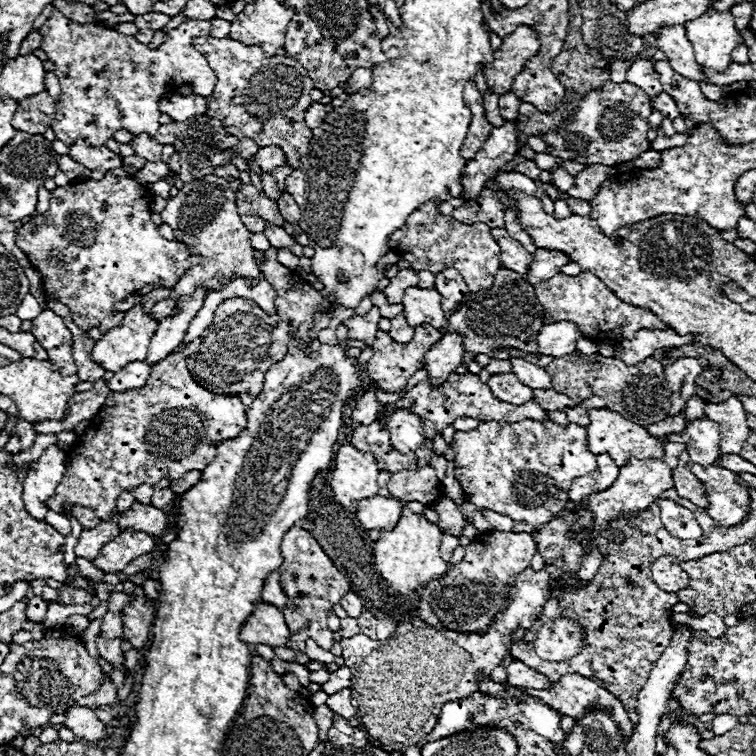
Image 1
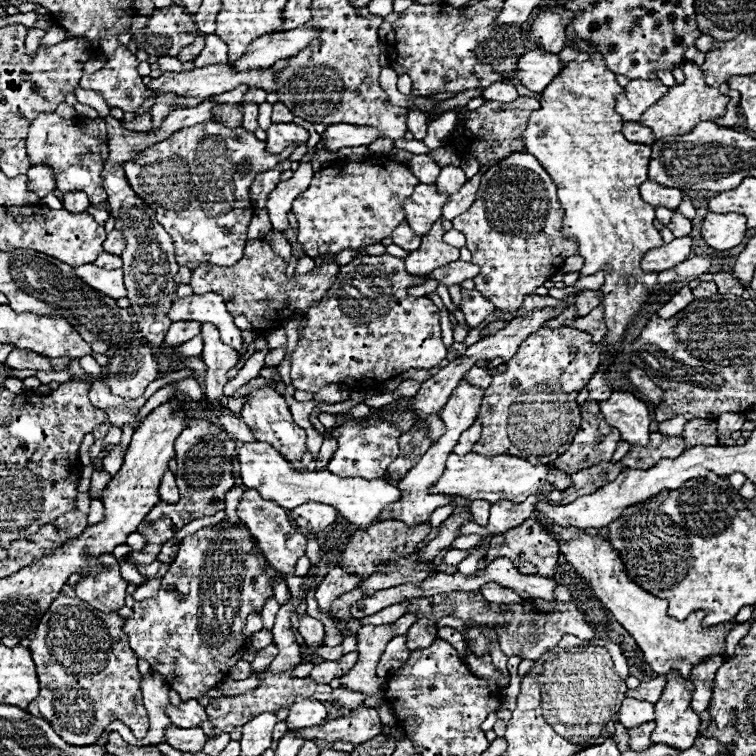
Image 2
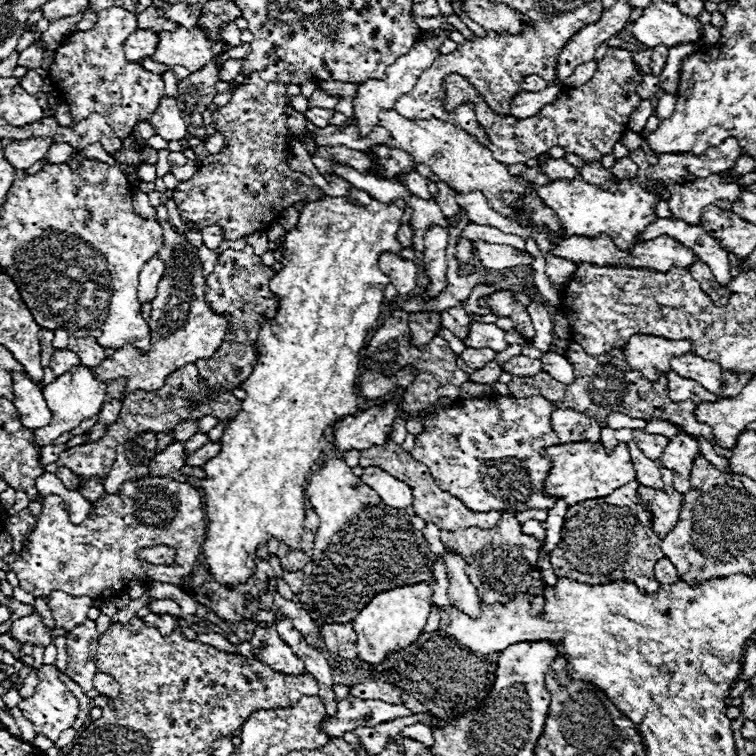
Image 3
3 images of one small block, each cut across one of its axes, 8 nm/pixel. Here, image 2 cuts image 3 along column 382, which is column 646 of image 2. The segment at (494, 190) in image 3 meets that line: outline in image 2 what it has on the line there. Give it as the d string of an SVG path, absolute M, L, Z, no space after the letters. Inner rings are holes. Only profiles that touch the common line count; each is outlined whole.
M684 64L684 74L686 74L686 82L672 86L670 92L656 102L656 106L648 108L648 112L644 112L644 116L640 118L640 124L646 128L652 128L654 132L654 140L660 140L660 136L672 136L672 134L680 134L680 132L690 132L692 126L696 126L698 122L704 120L716 120L722 118L726 114L726 104L728 104L728 96L720 94L716 88L706 86L702 70L696 64Z

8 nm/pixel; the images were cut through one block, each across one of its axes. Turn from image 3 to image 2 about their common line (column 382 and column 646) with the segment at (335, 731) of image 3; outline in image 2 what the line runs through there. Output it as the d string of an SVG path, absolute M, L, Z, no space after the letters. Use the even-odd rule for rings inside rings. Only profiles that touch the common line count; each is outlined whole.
M624 698L620 708L620 722L626 728L634 728L638 724L646 724L654 720L654 704L642 702L636 698Z

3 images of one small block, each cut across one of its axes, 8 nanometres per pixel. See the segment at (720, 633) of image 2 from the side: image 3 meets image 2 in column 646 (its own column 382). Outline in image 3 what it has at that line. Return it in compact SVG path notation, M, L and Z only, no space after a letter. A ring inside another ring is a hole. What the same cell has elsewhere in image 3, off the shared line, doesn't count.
M426 582L392 588L374 596L370 604L366 604L366 608L362 608L362 612L352 622L358 634L358 640L356 640L358 660L370 666L378 666L386 660L390 652L398 652L412 646L424 630L426 618L430 614L430 598L432 598L432 590Z

